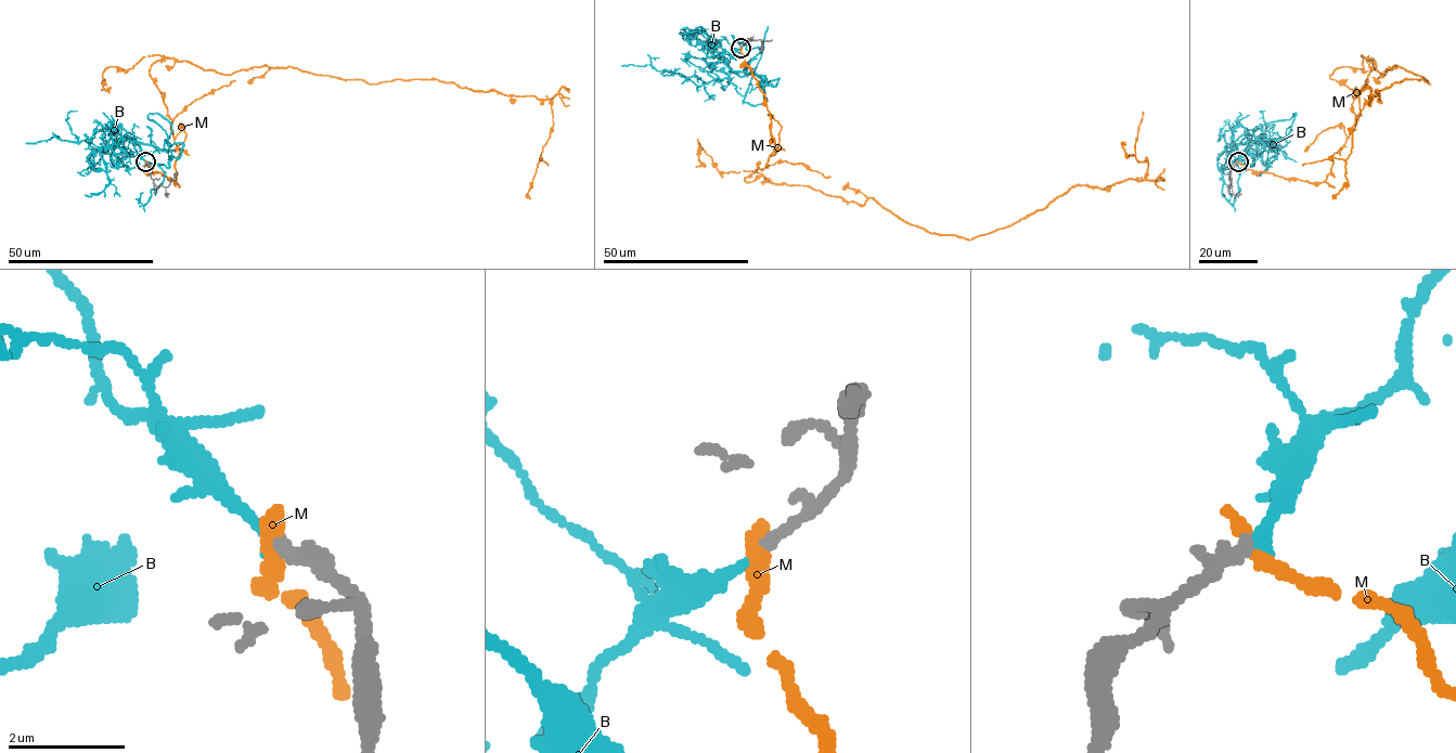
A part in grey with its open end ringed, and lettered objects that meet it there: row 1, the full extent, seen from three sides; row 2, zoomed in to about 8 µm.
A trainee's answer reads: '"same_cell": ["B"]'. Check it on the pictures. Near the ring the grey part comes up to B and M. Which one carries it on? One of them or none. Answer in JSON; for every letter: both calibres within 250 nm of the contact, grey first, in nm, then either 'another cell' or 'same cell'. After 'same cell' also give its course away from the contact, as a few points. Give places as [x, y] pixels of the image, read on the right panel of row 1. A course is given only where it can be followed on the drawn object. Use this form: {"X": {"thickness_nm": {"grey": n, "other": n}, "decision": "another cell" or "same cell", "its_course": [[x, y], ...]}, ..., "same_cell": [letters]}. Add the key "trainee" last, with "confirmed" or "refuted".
{"B": {"thickness_nm": {"grey": 160, "other": 200}, "decision": "same cell", "its_course": [[1238, 161], [1253, 142], [1273, 151], [1273, 142], [1289, 132], [1296, 114], [1241, 134], [1216, 159]]}, "M": {"thickness_nm": {"grey": 160, "other": 340}, "decision": "another cell"}, "same_cell": ["B"], "trainee": "confirmed"}

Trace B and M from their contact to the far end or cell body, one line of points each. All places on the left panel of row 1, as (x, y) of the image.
B: (146, 161), (133, 141), (165, 151), (171, 132), (167, 120), (150, 114), (167, 134), (172, 159)
M: (146, 161), (176, 183), (180, 150), (150, 74), (165, 59), (221, 74), (432, 79), (549, 99), (529, 199)

